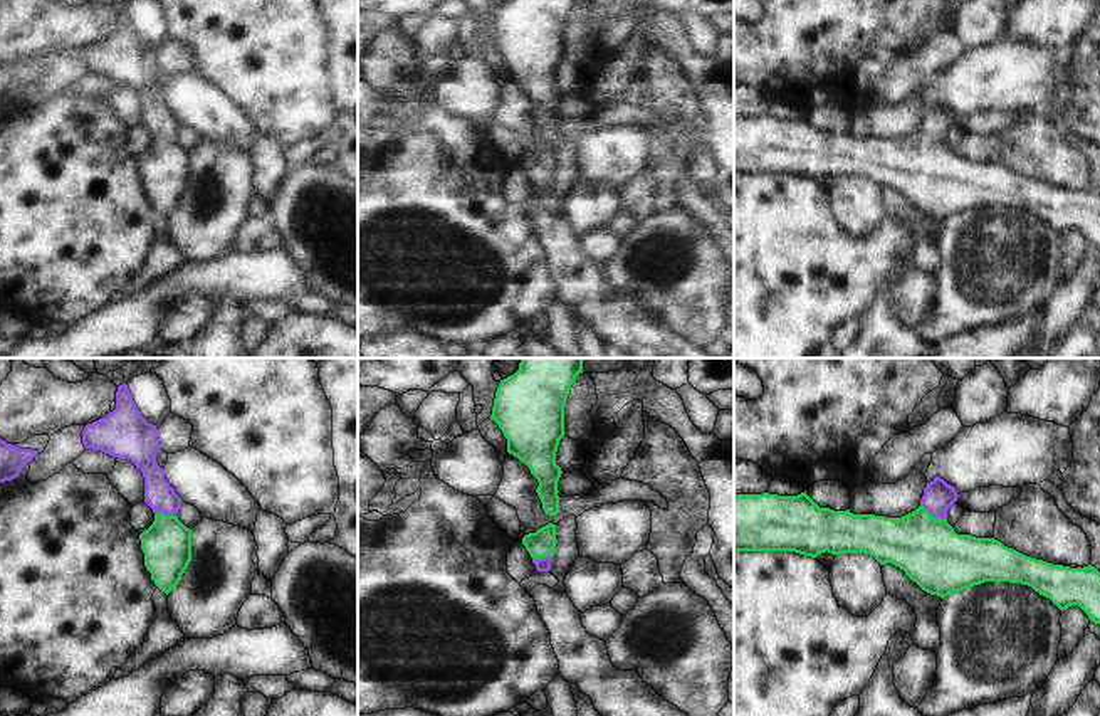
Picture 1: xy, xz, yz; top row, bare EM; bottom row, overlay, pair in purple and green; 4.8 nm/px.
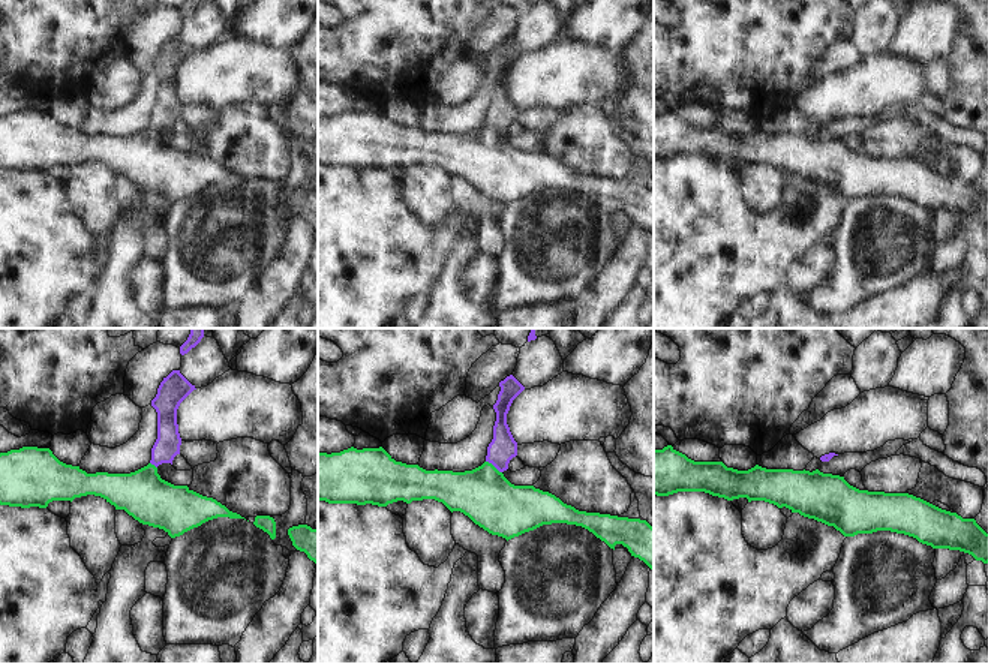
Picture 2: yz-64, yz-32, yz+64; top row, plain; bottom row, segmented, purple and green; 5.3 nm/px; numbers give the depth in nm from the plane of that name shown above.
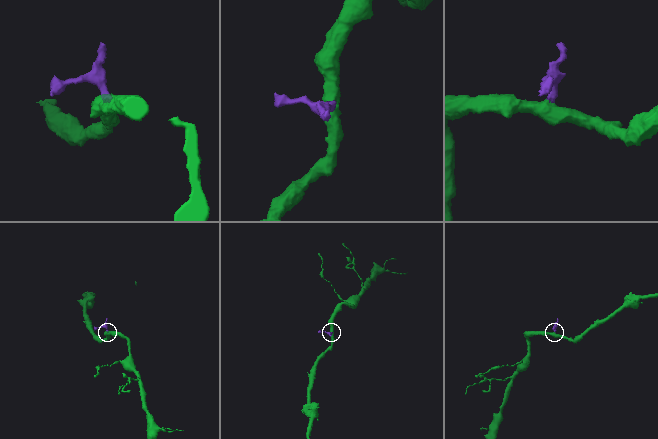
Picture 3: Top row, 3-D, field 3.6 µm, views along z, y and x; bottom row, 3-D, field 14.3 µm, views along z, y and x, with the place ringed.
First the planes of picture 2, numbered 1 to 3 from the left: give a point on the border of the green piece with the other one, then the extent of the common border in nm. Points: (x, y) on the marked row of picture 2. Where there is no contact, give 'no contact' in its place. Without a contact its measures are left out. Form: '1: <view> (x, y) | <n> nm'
1: yz-64 (153, 463) | 50 nm
2: yz-32 (494, 465) | 110 nm
3: no contact

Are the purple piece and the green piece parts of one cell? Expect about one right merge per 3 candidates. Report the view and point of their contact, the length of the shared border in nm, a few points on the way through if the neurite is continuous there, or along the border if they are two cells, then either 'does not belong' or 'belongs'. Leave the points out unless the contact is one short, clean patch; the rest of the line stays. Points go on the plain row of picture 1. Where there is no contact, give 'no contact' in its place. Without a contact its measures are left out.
yz (934, 140) | 150 nm | across yz (939, 120), (934, 126), (934, 140), (927, 148), (927, 172) | belongs

